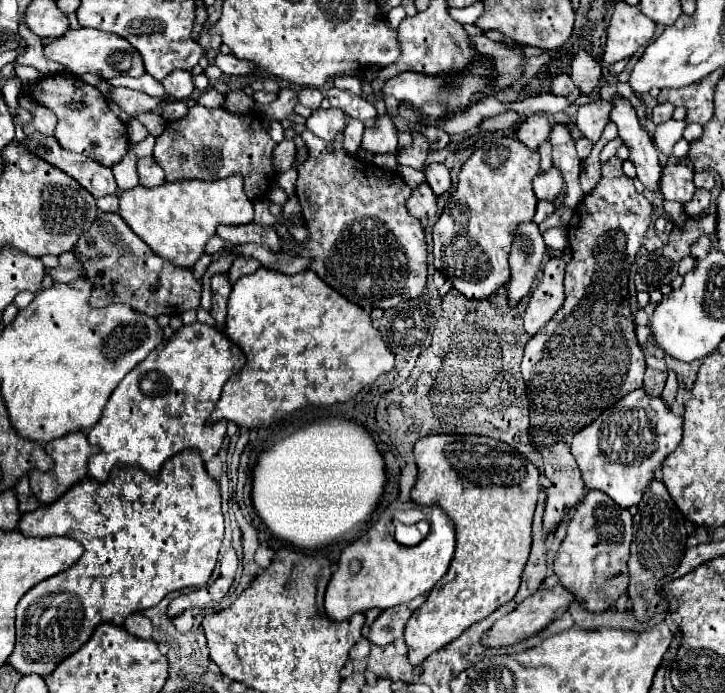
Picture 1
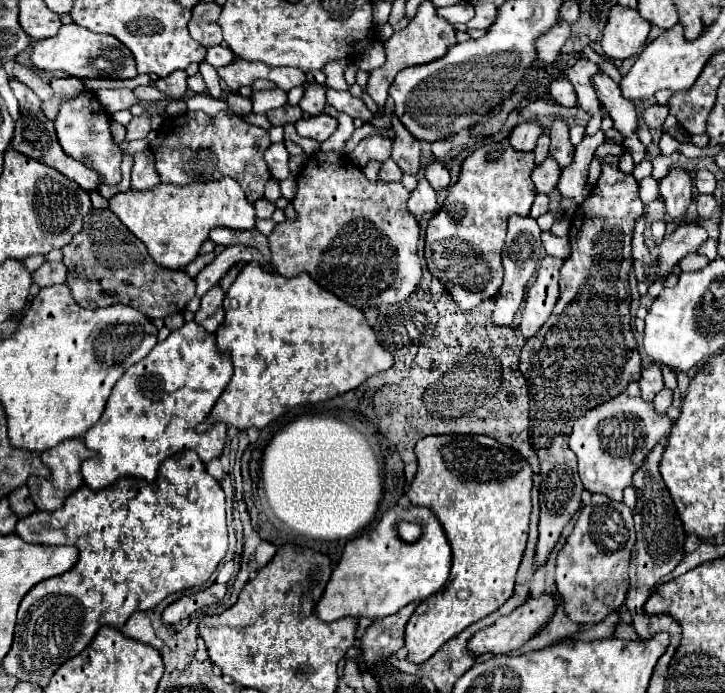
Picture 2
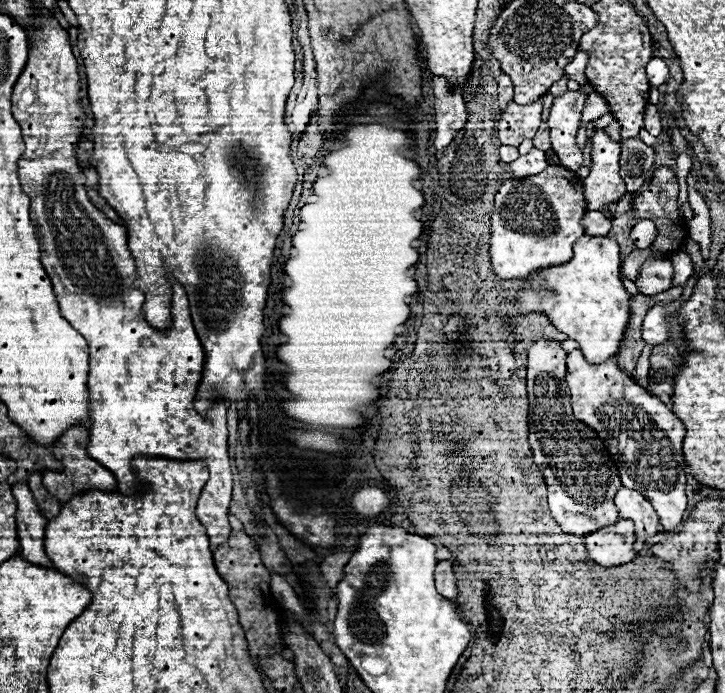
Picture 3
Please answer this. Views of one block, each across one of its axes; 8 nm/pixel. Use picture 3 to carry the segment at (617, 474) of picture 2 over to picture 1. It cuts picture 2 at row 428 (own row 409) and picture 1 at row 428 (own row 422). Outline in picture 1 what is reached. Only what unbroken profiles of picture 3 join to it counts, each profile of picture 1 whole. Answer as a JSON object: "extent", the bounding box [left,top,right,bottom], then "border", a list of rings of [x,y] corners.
{"extent":[572,388,682,508],"border":[[[644,388],[626,394],[596,422],[580,430],[572,440],[572,454],[588,488],[608,494],[618,506],[630,508],[642,500],[644,490],[656,478],[664,458],[682,440],[682,418],[674,416],[662,398],[648,396]]]}

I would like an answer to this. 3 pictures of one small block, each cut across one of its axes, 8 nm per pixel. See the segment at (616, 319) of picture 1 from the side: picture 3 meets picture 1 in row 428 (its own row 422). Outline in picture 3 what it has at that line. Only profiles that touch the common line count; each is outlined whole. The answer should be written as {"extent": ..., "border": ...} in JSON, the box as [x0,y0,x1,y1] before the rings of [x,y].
{"extent":[528,340,622,536],"border":[[[538,340],[528,352],[530,448],[534,452],[534,462],[544,472],[544,478],[548,484],[548,504],[554,520],[562,526],[564,532],[570,532],[572,536],[586,536],[588,532],[596,532],[596,528],[616,524],[618,510],[614,506],[612,496],[616,494],[616,488],[620,488],[622,484],[616,472],[616,464],[604,448],[604,442],[596,436],[596,432],[592,432],[592,428],[574,420],[564,376],[566,376],[566,352],[562,350],[560,342]]]}

